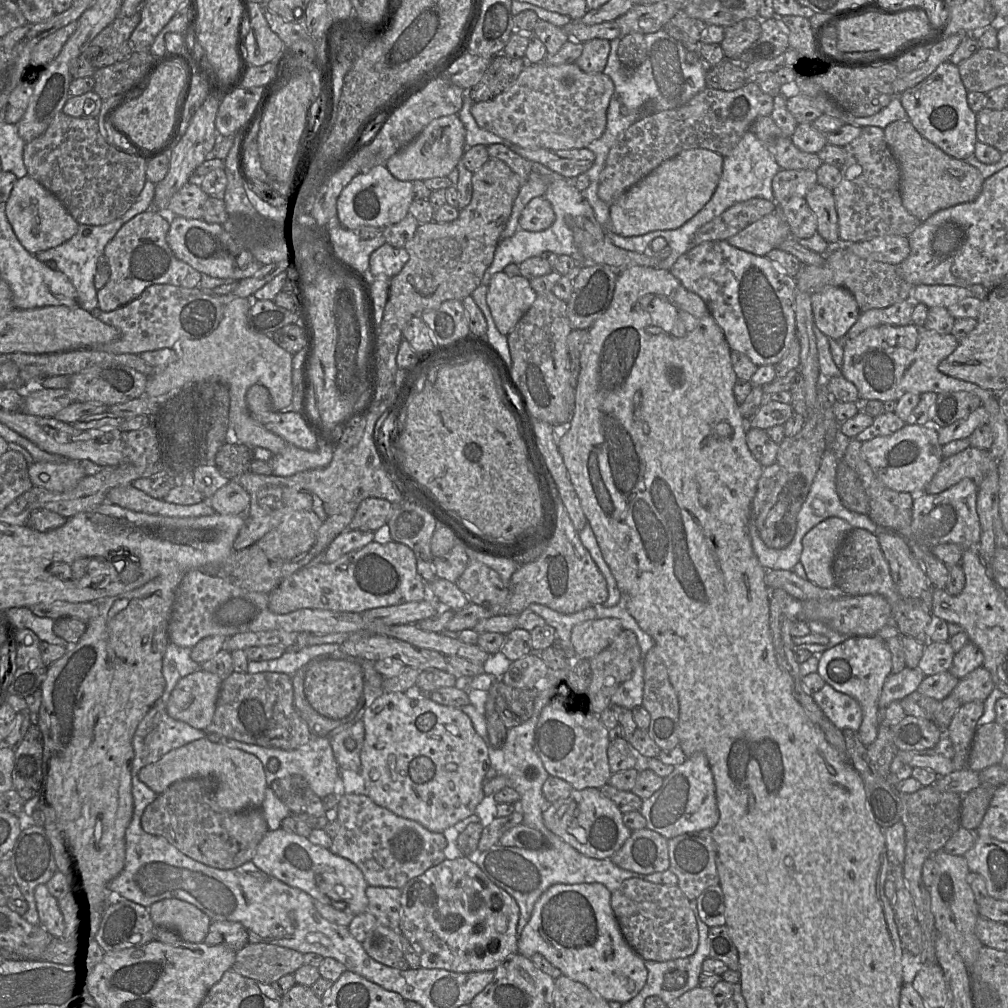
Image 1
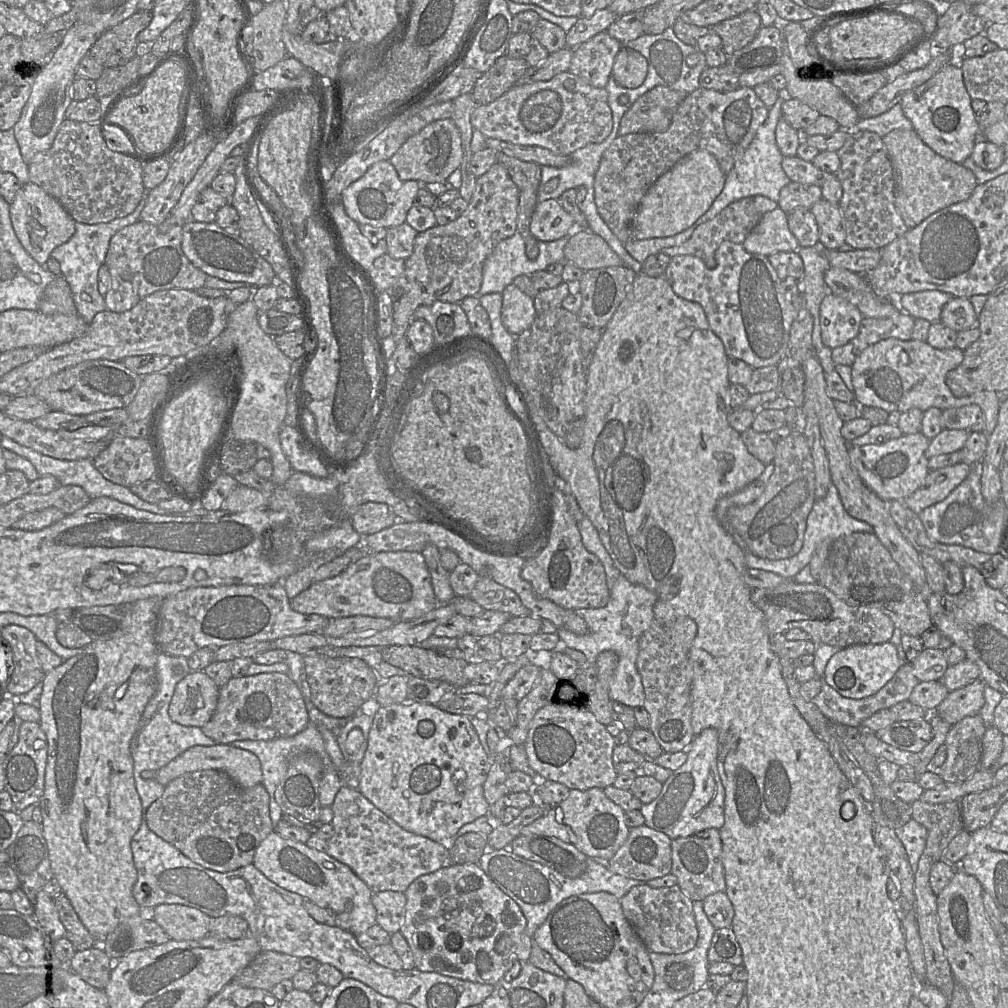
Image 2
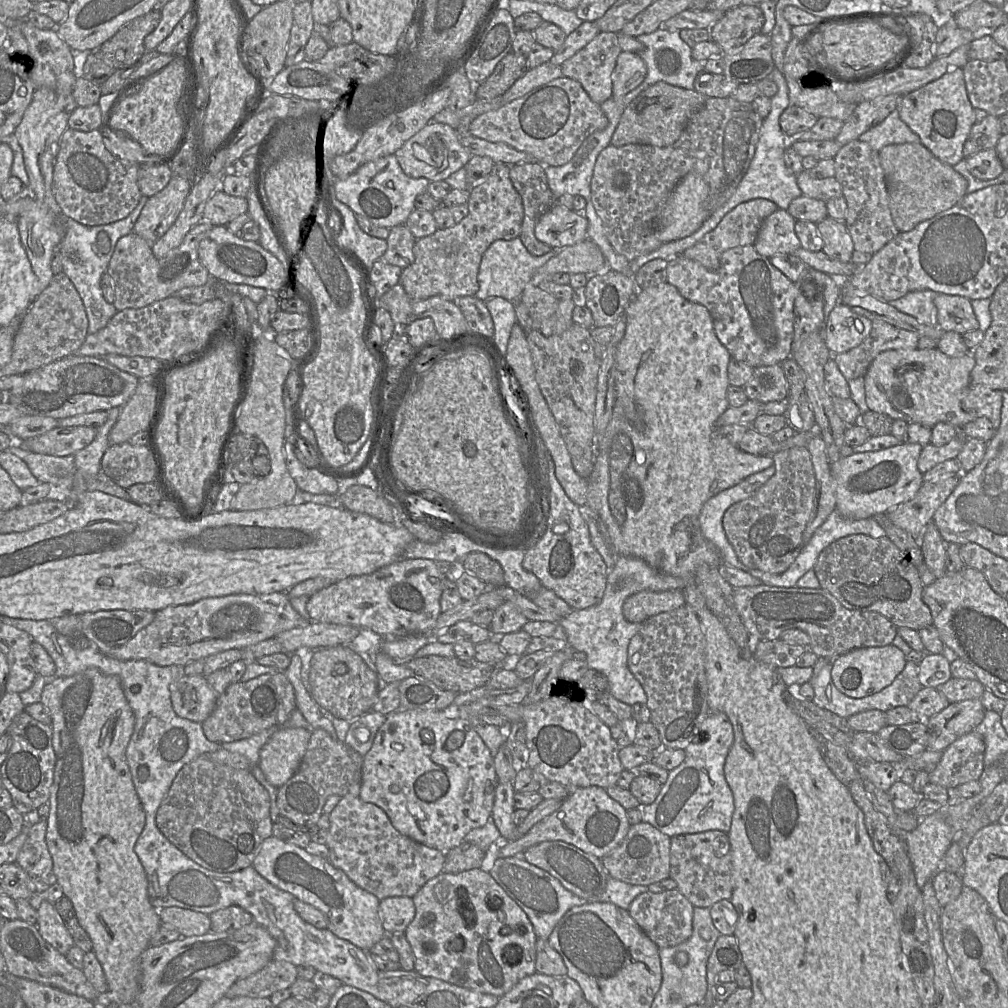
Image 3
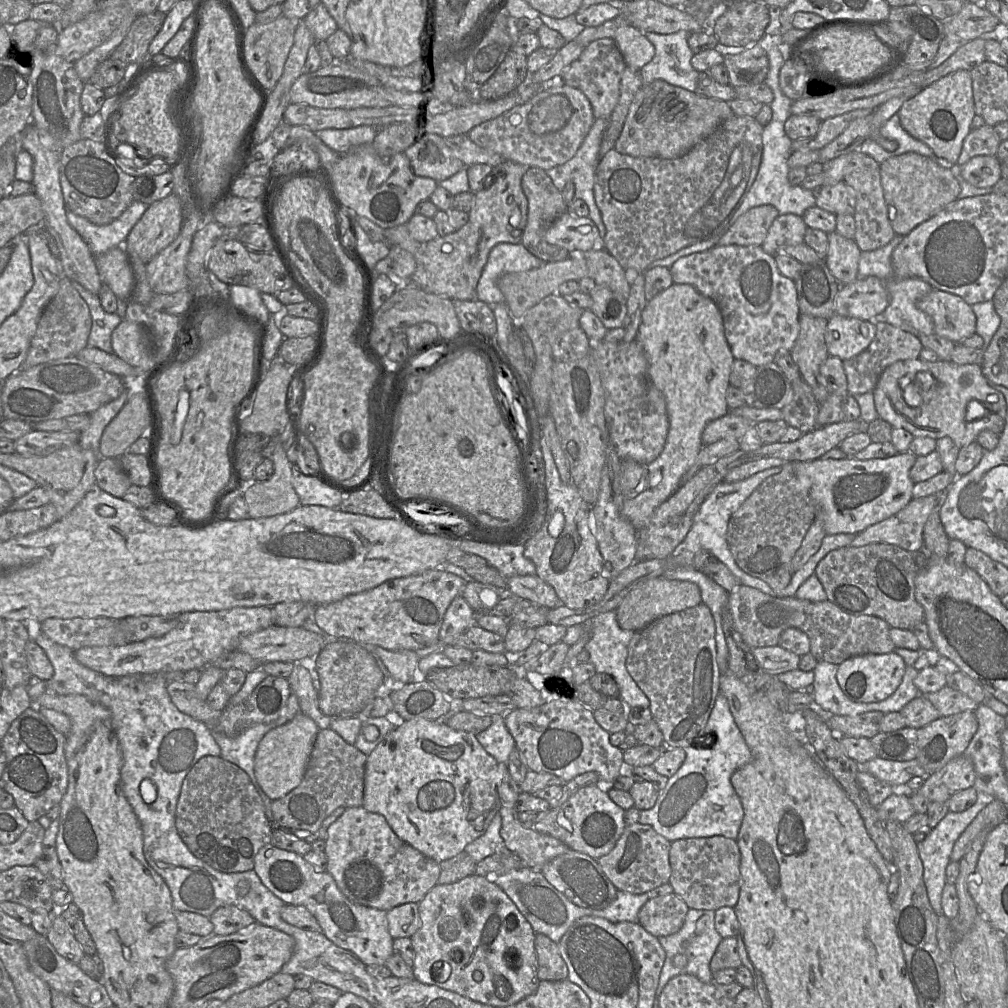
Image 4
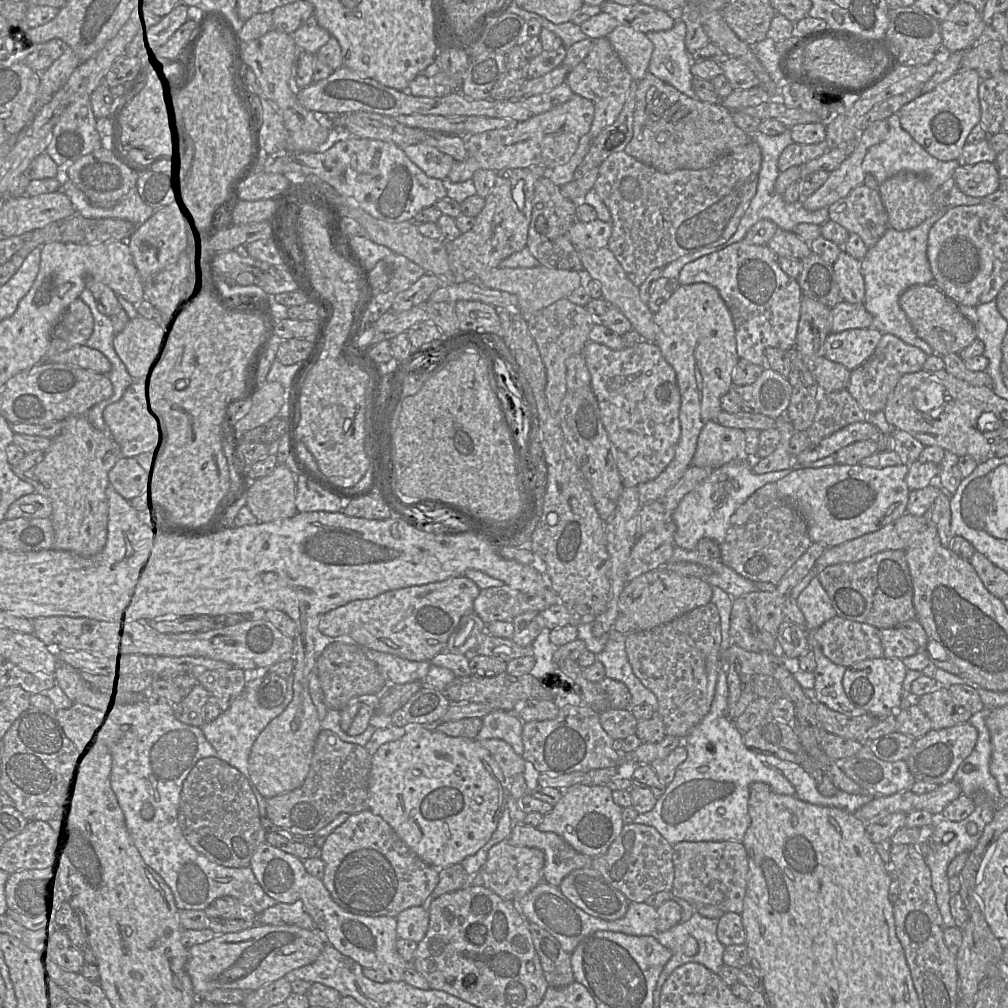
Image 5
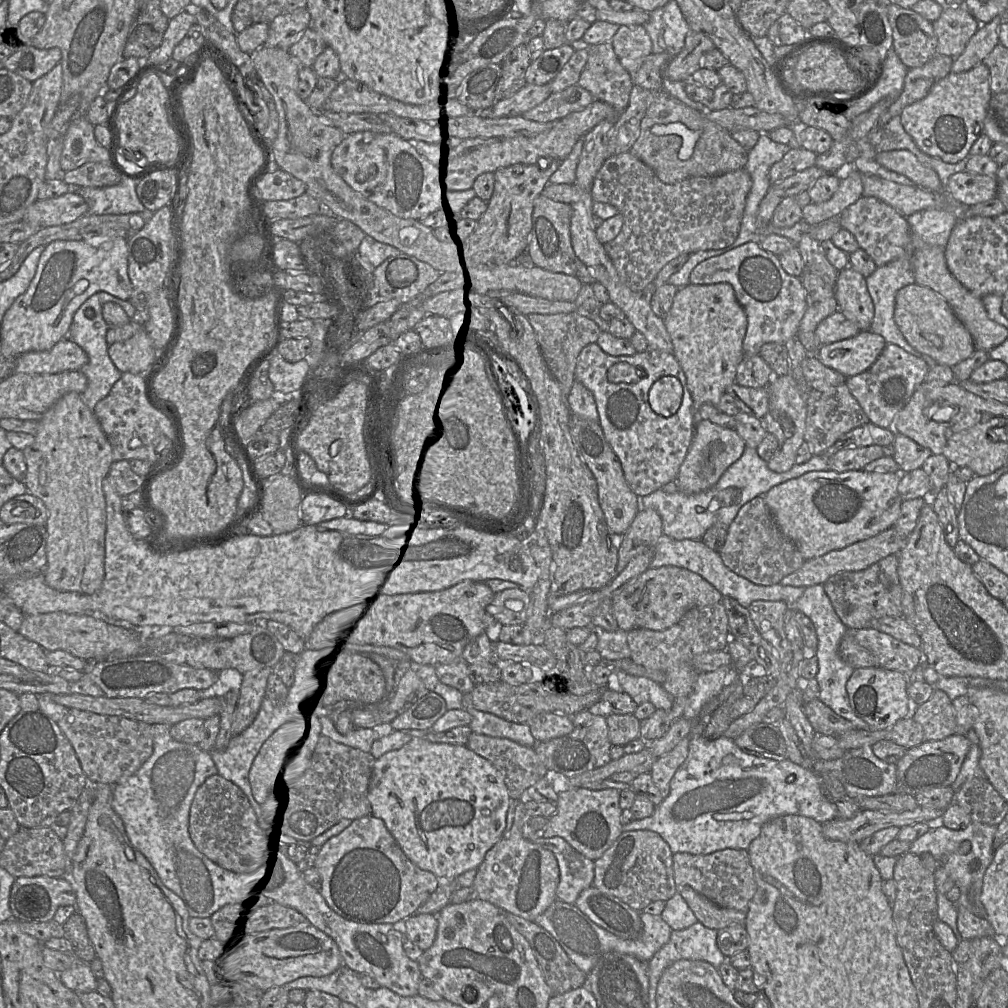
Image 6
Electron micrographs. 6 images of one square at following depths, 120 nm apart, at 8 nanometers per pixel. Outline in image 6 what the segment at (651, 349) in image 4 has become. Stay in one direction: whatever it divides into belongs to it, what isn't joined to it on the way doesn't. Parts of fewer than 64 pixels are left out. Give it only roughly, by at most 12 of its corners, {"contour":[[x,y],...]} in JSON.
{"contour":[[730,284],[678,288],[663,321],[697,423],[744,357]]}

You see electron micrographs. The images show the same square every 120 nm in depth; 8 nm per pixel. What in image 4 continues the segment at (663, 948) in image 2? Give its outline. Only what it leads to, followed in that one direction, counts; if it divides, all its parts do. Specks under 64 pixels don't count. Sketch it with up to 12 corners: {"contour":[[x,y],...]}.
{"contour":[[674,892],[649,899],[638,923],[660,938],[678,932],[689,907]]}

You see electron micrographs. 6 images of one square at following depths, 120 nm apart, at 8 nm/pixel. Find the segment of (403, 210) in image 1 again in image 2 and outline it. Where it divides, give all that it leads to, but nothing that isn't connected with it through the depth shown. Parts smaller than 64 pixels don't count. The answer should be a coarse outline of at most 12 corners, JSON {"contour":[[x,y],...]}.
{"contour":[[389,160],[343,190],[358,224],[401,225],[424,182],[401,180]]}

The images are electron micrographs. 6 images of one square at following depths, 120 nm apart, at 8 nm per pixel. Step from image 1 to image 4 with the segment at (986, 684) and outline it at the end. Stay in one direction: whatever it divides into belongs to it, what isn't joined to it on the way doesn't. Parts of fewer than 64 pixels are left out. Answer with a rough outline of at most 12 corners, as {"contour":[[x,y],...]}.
{"contour":[[973,711],[918,729],[917,759],[929,774],[963,755]]}

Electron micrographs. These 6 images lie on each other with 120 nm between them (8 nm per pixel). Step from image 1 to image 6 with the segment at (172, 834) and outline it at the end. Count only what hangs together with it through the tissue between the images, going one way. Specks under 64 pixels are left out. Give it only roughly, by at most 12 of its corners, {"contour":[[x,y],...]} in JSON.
{"contour":[[215,774],[197,789],[189,834],[233,872],[261,842],[242,789]]}

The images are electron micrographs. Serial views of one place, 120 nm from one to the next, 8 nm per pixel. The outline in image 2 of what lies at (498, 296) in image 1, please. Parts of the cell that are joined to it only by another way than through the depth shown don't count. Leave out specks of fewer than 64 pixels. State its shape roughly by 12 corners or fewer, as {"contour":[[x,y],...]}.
{"contour":[[512,283],[503,290],[502,324],[518,336],[537,316],[534,298]]}

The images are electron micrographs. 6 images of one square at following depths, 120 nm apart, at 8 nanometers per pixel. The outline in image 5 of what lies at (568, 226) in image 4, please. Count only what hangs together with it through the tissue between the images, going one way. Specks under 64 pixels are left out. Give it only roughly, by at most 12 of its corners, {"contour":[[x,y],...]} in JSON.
{"contour":[[576,221],[569,238],[578,252],[607,247],[611,222]]}

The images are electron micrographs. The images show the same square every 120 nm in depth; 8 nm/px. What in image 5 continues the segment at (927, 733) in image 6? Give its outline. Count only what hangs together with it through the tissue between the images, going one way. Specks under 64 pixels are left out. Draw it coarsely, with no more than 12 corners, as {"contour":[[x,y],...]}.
{"contour":[[942,686],[919,697],[933,730],[973,715]]}

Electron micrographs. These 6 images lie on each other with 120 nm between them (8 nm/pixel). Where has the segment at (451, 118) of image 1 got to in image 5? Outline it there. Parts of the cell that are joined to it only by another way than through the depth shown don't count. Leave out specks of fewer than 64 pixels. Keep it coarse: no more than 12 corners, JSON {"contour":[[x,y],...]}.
{"contour":[[425,143],[403,150],[431,178],[447,179],[455,161]]}

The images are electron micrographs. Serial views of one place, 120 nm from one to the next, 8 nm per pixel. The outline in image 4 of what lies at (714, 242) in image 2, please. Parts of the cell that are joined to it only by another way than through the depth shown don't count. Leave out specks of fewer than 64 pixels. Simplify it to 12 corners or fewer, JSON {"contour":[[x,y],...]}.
{"contour":[[749,209],[718,246],[761,246],[779,212]]}

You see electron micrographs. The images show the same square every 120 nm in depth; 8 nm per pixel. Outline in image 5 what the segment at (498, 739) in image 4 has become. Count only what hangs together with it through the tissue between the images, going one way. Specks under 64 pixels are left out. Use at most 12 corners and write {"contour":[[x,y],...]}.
{"contour":[[514,712],[482,718],[476,740],[500,739],[524,752],[523,722]]}

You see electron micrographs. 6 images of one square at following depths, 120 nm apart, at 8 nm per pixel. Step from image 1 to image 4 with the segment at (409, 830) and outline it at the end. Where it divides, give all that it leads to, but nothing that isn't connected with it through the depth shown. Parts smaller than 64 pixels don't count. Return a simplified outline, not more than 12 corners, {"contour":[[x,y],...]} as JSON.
{"contour":[[346,808],[326,871],[351,902],[419,903],[440,863],[384,816]]}

